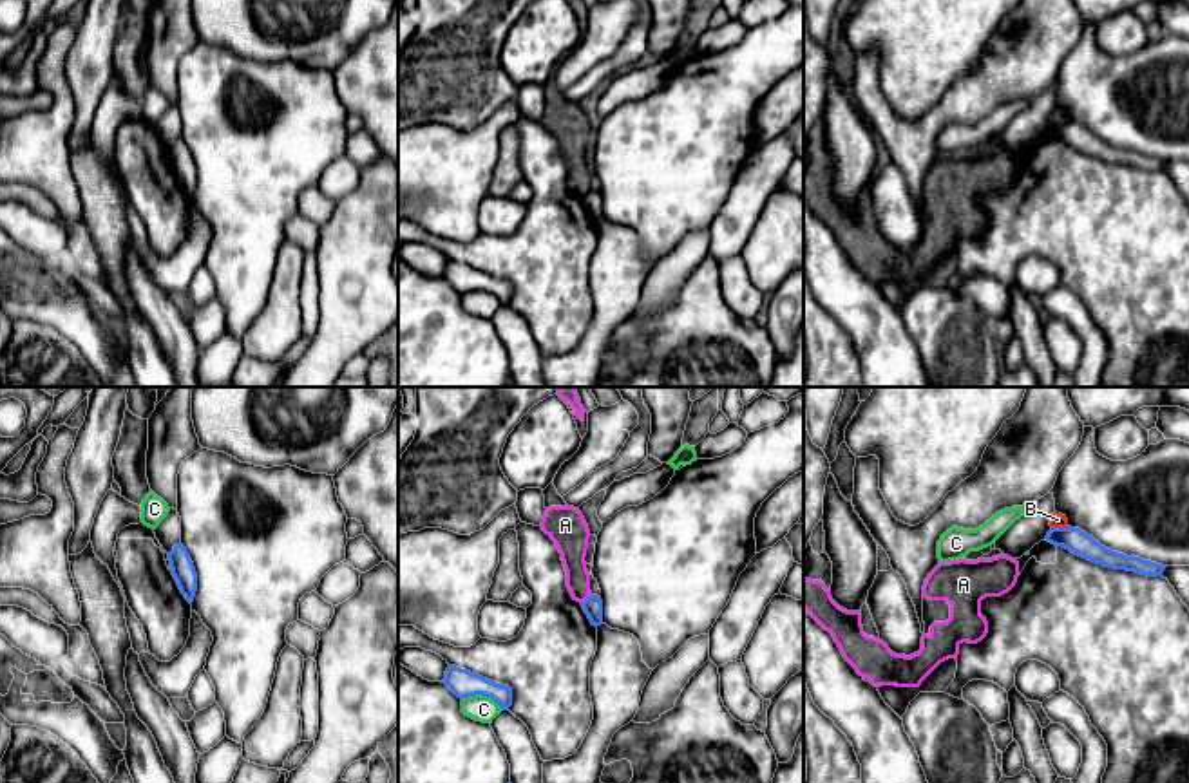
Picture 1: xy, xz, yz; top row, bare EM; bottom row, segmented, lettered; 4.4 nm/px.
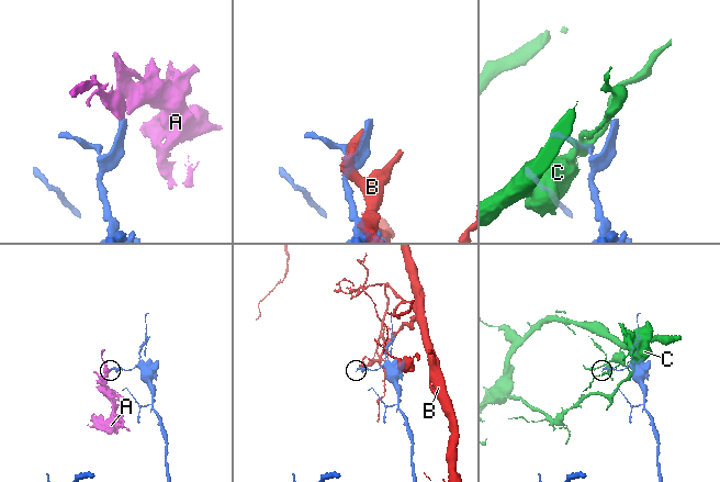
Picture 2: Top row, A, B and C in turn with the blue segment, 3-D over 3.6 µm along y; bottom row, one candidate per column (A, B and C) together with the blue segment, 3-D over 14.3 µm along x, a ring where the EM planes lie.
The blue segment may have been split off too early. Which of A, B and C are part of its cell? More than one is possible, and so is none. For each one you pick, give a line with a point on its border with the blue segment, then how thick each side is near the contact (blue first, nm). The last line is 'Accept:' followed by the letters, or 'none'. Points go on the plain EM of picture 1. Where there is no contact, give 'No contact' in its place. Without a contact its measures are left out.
Accept: none

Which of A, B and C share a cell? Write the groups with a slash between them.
A / B / C

